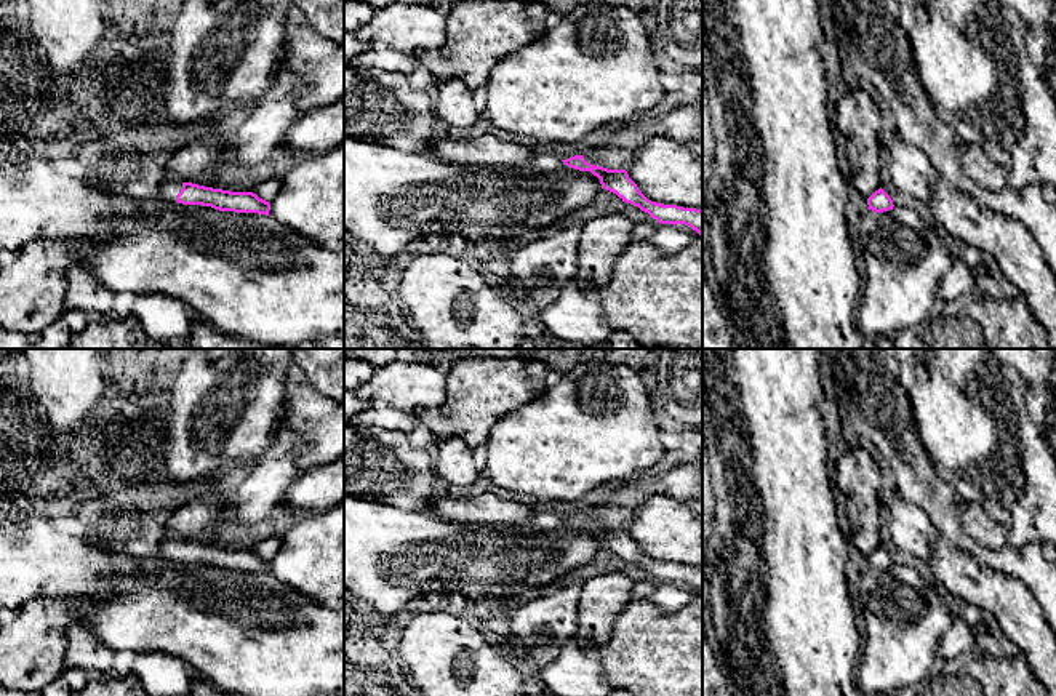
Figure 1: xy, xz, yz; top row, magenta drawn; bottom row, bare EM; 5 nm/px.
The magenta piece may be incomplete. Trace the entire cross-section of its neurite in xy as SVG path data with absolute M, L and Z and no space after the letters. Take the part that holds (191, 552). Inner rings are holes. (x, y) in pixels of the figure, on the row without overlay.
M109 510L91 528L96 544L133 557L155 555L182 563L266 574L270 568L270 562L253 550L230 550L171 538L166 533L165 512Z

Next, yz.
M880 546L867 557L869 568L875 571L883 571L893 568L893 558L890 554Z

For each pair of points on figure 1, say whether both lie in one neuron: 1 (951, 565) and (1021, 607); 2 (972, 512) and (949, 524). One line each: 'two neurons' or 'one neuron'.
1: one neuron
2: two neurons

